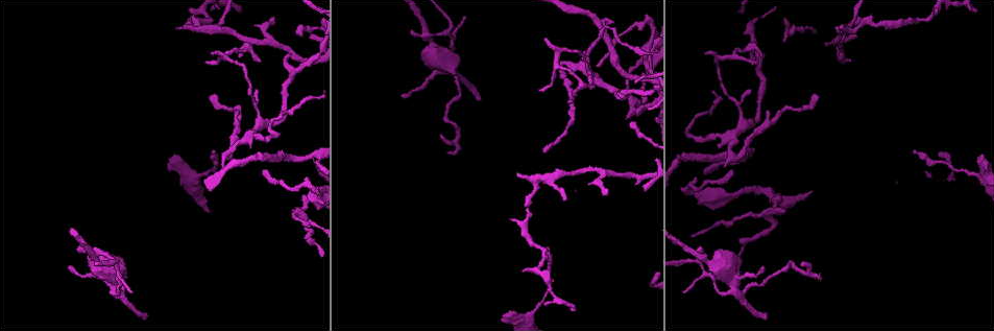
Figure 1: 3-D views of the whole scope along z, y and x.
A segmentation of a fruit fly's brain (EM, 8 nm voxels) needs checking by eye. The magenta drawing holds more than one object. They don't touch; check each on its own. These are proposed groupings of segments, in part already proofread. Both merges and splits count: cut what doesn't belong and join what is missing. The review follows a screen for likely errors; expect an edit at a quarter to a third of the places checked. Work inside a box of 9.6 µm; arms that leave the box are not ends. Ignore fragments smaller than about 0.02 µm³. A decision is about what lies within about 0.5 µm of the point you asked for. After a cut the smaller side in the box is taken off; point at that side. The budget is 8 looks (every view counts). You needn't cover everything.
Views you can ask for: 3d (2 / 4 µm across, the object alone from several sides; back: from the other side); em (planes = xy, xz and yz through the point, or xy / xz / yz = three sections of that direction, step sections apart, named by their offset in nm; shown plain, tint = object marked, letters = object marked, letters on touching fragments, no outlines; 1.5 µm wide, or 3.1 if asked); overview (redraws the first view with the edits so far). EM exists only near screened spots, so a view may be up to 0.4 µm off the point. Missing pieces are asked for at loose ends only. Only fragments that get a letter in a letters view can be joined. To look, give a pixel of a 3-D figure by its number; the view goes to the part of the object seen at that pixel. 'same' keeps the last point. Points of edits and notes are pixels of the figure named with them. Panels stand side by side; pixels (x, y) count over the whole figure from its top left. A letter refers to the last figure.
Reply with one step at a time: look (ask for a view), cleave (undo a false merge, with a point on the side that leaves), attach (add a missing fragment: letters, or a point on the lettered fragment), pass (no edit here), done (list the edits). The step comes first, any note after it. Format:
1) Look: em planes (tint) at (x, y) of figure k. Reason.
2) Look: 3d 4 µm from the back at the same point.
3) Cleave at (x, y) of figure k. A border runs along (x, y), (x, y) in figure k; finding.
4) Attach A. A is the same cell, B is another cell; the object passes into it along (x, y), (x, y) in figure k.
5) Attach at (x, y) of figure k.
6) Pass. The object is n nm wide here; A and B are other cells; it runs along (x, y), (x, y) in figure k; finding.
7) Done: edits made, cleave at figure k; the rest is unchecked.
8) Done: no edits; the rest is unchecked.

Look: 3d 2 µm at (760, 57) of figure 1. Free end.

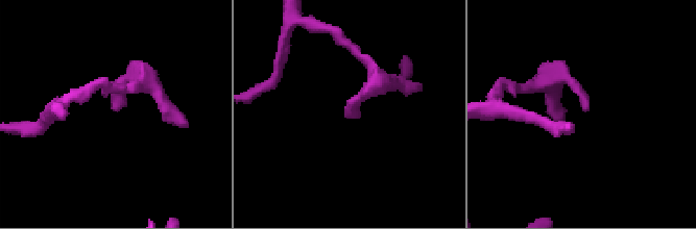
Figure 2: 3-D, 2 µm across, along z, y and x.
Look: em planes (letters) at (116, 110) of figure 2. Shape alone is not enough.

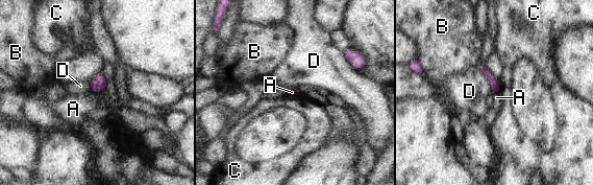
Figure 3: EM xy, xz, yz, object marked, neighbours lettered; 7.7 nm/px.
Pass. A, B, C and D are other cells; a border runs along (91, 91), (97, 94) in figure 3; none of them fits.

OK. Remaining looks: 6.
Look: 3d 2 µm at (769, 212) of figure 1. Thin neck.

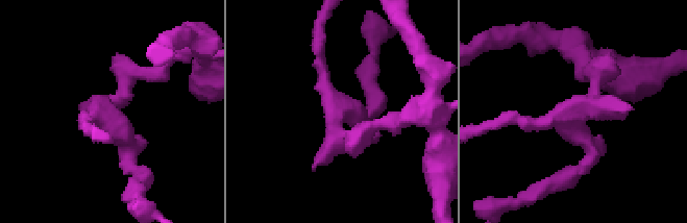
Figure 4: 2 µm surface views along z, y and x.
Look: em xz step 4 (tint) at (104, 111) of figure 4. 3 arms meet here; need the tissue.

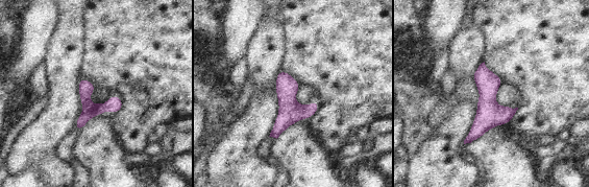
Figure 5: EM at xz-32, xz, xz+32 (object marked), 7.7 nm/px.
Look: em yz step 4 (letters) at the same point. Cut it another way.

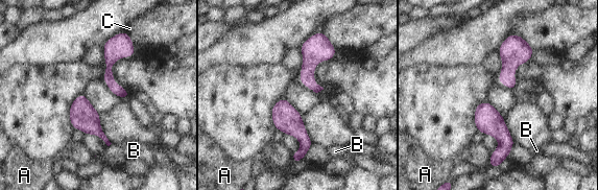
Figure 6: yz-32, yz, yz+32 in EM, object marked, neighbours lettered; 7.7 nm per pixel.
Pass. A, B and C are other cells; a border runs along (492, 151), (488, 165) in figure 6; one cell here.

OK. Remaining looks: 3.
Look: 3d 4 µm at (426, 34) of figure 1. Thick turns thin.

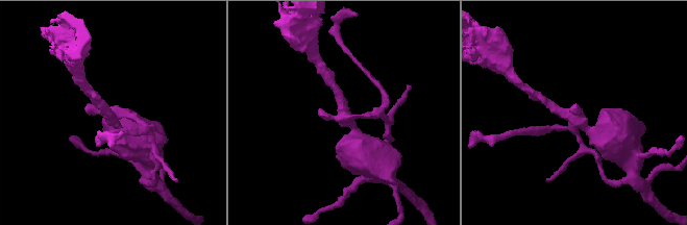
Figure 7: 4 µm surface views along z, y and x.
Look: em xy step 8 (tint) at (115, 117) of figure 7. Shape alone is not enough.

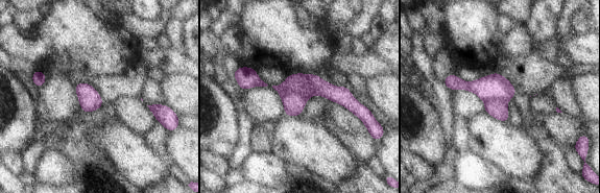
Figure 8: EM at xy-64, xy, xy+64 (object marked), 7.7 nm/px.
Look: em planes (letters) at the same point. Another direction.

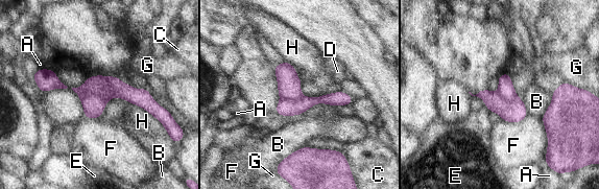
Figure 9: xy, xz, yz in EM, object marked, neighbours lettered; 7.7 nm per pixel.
Cleave at (106, 87) of figure 9. A, B, C, D, E, F, G and H are other cells; a border runs along (78, 95), (96, 94), (106, 101) in figure 9; a second cell is stuck on.

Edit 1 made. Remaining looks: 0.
Done: edits made, cleave at figure 9; the rest is unchecked.

